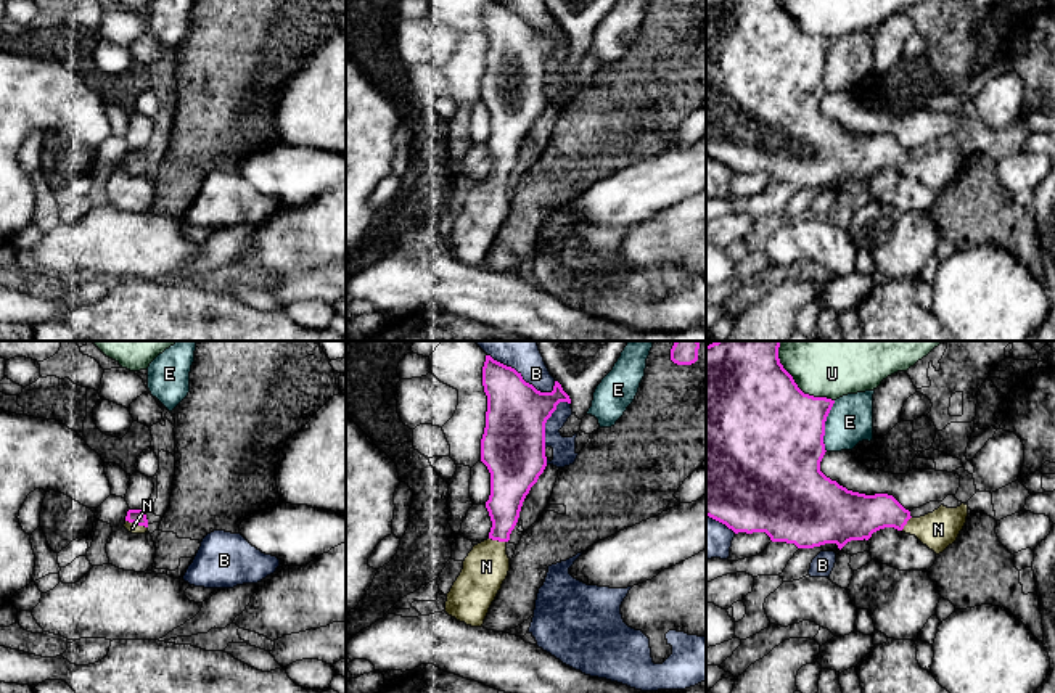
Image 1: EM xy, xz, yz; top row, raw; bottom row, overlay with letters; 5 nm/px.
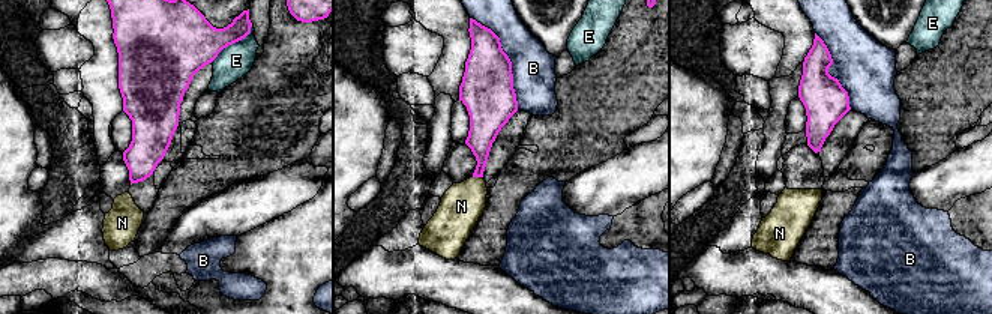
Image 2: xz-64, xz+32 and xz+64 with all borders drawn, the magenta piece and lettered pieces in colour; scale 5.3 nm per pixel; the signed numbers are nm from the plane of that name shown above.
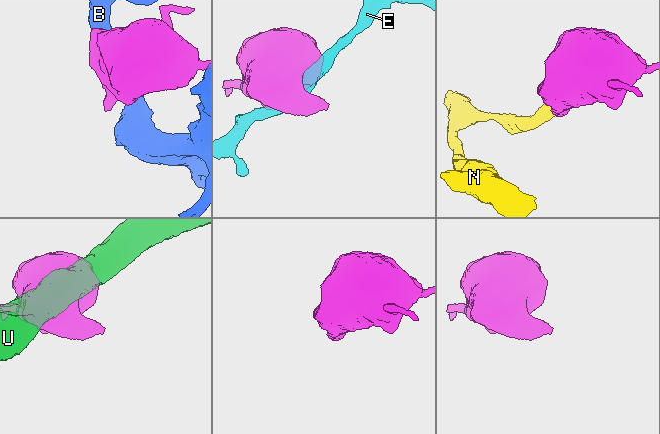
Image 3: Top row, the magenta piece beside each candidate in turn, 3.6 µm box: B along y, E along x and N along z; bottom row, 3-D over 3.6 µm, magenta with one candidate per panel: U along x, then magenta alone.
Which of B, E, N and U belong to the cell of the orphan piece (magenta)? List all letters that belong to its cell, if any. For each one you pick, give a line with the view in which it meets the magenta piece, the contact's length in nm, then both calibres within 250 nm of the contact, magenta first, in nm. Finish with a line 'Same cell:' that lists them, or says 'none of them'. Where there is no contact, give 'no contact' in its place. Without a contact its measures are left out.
N: meets magenta in xy; contact 120 nm long; 80 nm thick on the magenta side, 50 nm on the other
Same cell: N

